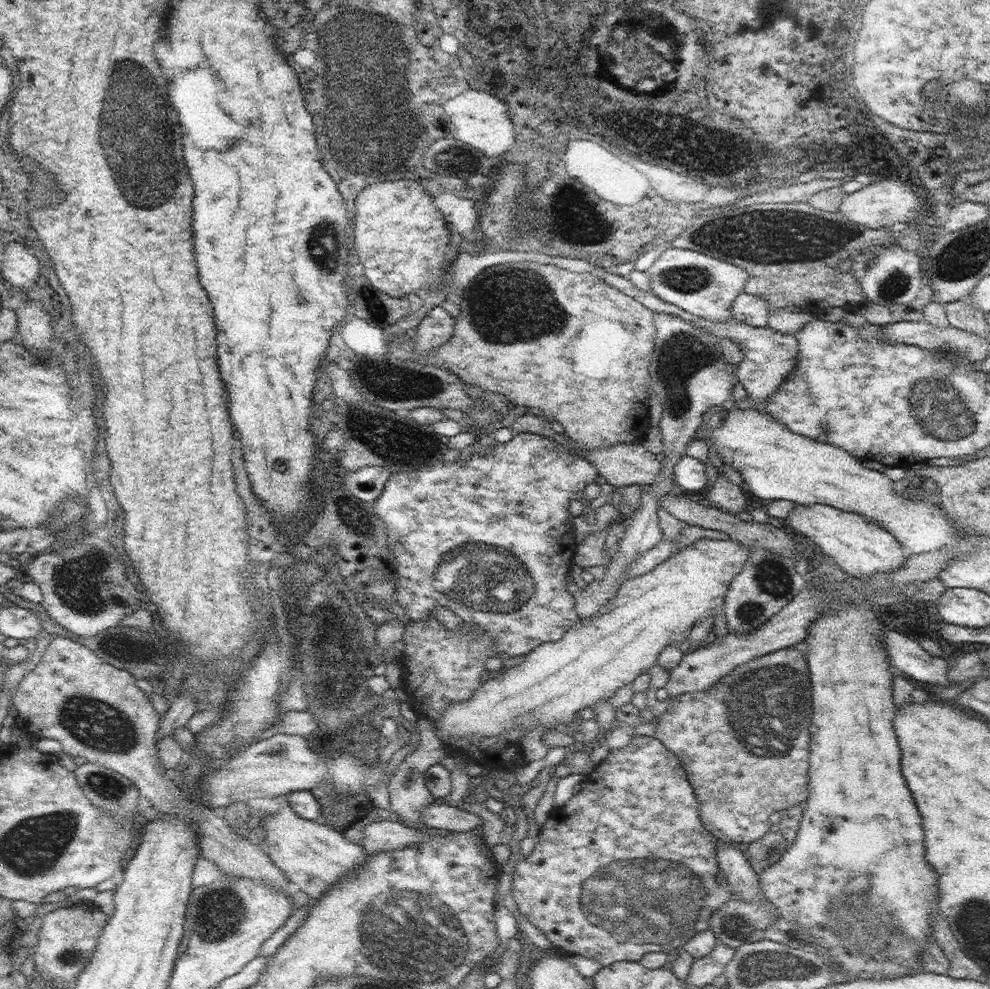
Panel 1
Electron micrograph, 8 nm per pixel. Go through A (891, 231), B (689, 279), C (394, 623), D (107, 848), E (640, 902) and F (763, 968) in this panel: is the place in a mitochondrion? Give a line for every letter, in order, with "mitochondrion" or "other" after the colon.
A: other
B: mitochondrion
C: other
D: mitochondrion
E: mitochondrion
F: mitochondrion

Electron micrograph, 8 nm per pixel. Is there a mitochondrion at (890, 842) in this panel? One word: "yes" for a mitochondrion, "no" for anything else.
no

